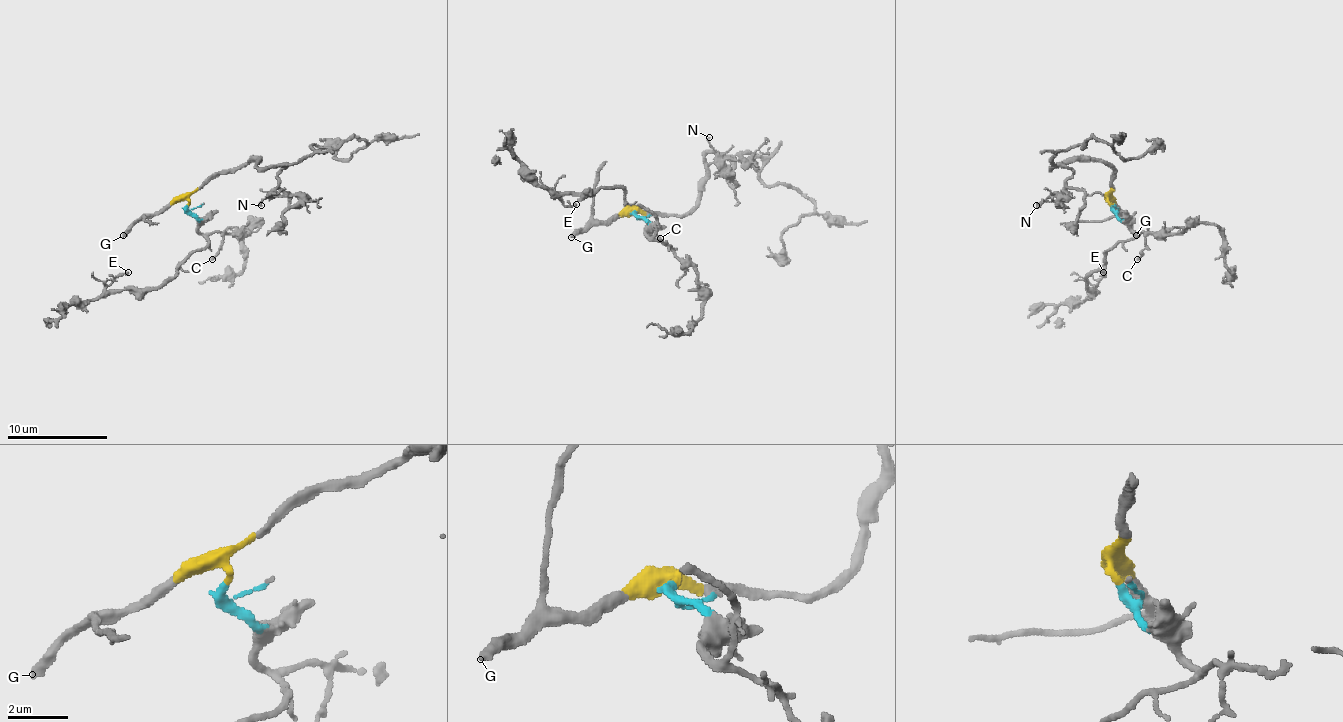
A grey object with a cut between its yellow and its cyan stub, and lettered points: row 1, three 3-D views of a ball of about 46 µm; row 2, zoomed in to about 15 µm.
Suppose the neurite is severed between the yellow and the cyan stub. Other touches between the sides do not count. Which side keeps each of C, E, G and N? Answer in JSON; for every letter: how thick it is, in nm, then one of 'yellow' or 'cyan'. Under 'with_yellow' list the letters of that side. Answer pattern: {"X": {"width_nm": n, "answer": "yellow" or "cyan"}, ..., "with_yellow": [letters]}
{"C": {"width_nm": 150, "answer": "cyan"}, "E": {"width_nm": 180, "answer": "cyan"}, "G": {"width_nm": 320, "answer": "yellow"}, "N": {"width_nm": 110, "answer": "yellow"}, "with_yellow": ["G", "N"]}

